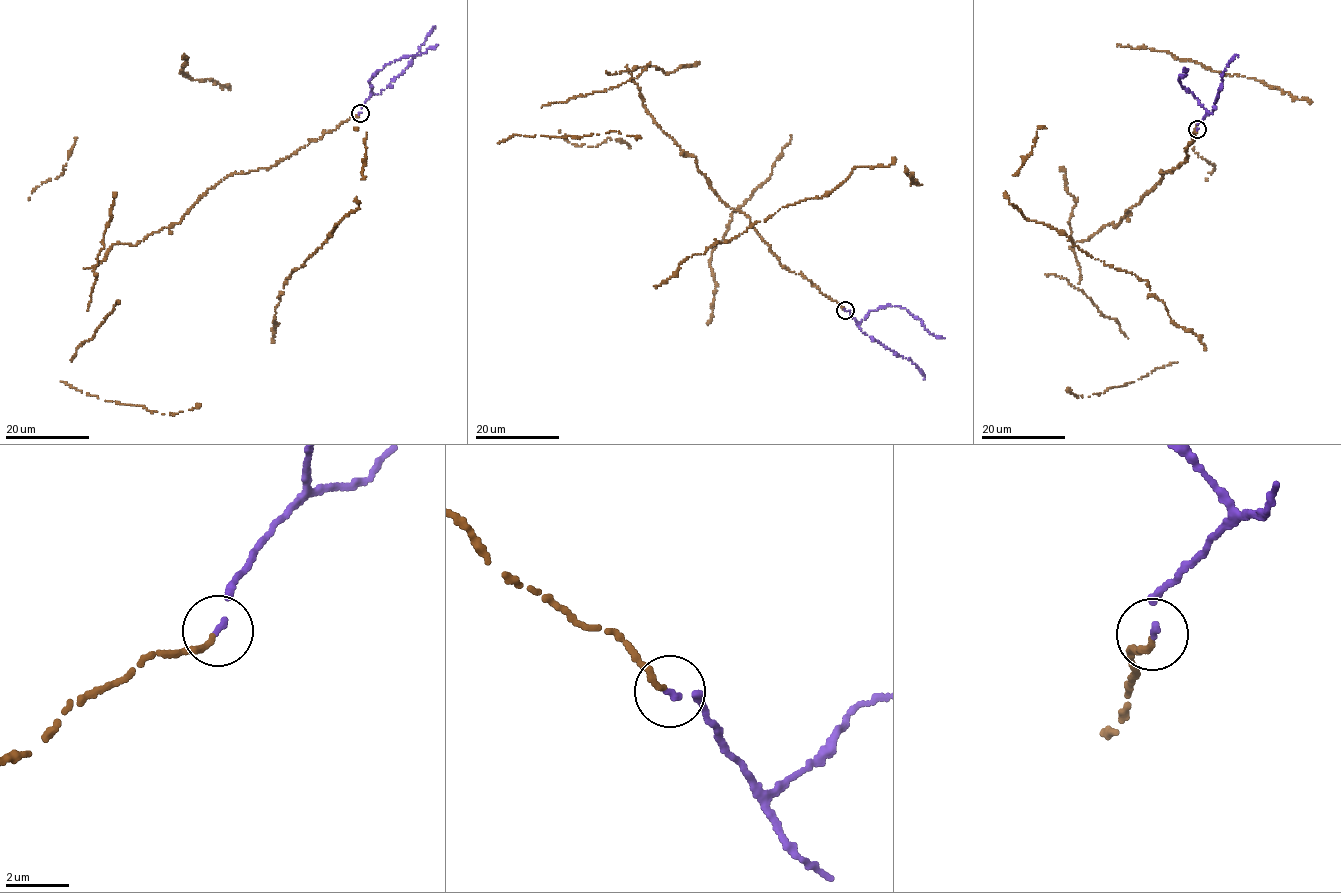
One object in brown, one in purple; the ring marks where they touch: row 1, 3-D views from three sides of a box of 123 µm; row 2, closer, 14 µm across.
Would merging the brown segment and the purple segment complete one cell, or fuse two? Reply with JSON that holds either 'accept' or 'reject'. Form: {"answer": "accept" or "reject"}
{"answer": "accept"}

